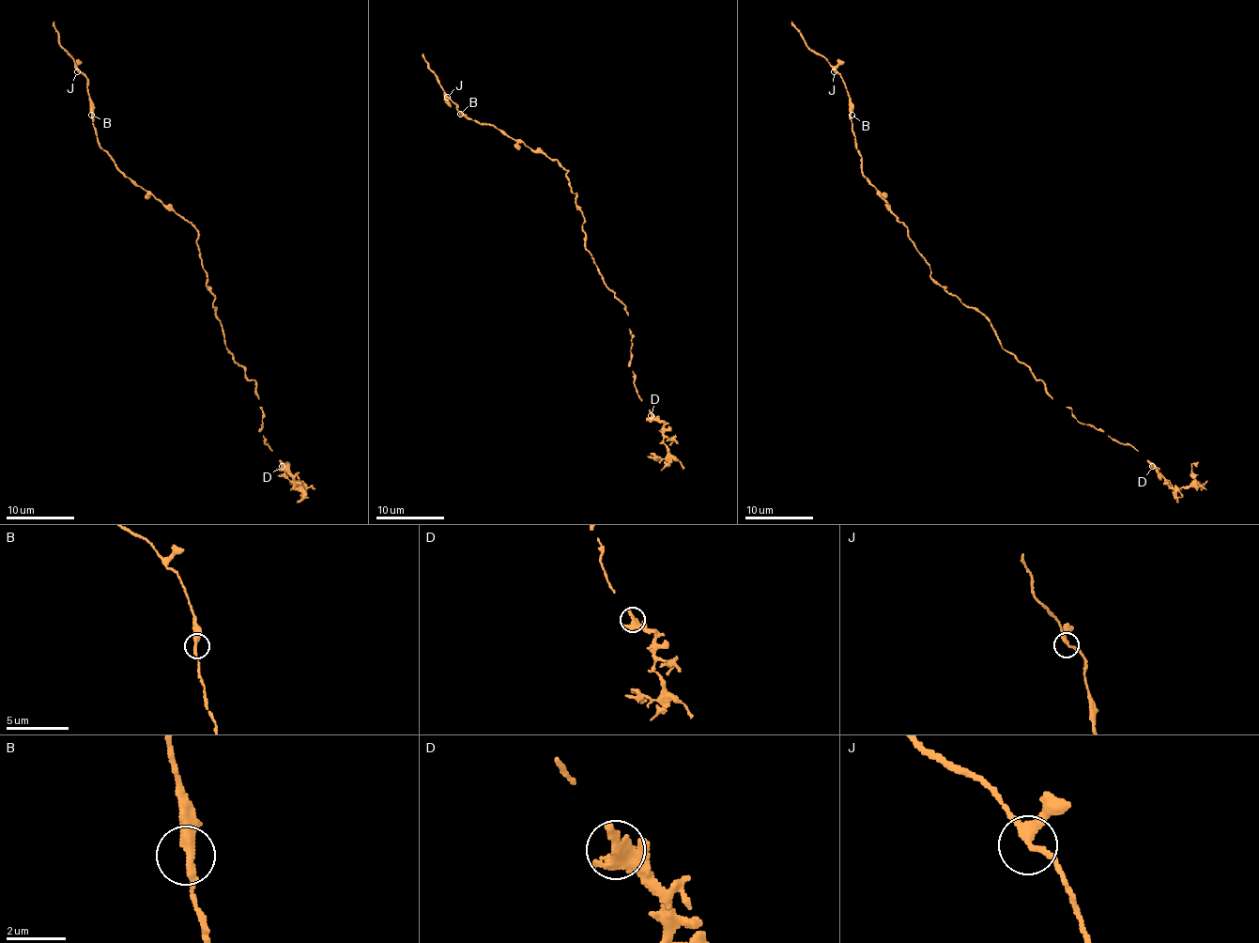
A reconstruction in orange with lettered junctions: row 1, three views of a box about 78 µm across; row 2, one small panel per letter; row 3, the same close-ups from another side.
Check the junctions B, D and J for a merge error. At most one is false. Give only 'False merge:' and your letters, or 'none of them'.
False merge: D

